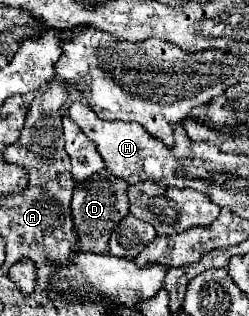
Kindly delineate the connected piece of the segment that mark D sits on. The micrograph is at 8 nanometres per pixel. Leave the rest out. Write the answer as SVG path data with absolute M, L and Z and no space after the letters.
M110 170L96 172L90 176L90 180L84 180L82 184L74 186L72 194L72 220L74 220L74 232L78 236L78 242L74 244L74 252L94 252L94 254L106 254L108 252L108 240L112 226L118 224L128 214L128 184L114 176Z

